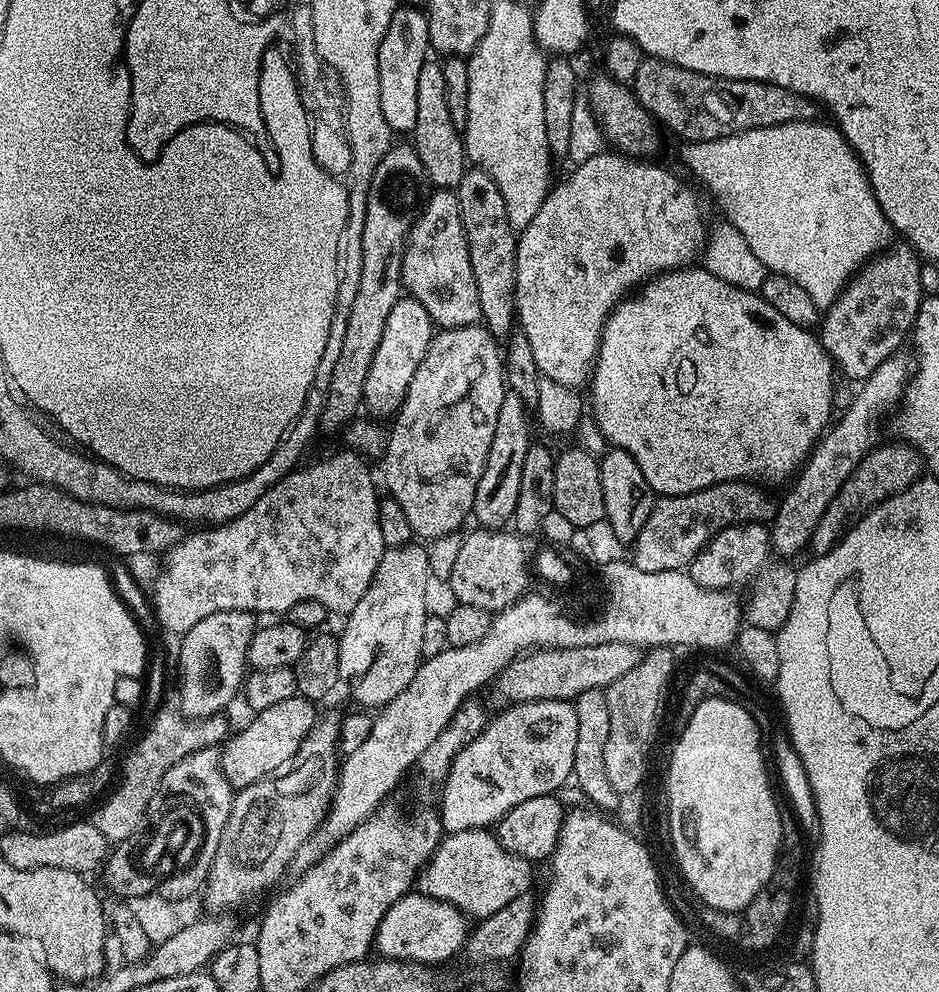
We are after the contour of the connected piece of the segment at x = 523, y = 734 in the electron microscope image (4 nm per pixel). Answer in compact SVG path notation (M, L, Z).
M527 700L524 704L508 706L505 712L500 712L496 717L489 719L481 728L480 733L472 739L460 753L457 754L450 770L448 777L444 780L440 796L440 808L438 807L438 815L443 831L445 833L457 832L458 830L470 830L471 828L487 828L491 829L500 819L509 812L514 806L518 806L518 802L526 802L529 798L538 798L539 796L551 796L559 793L560 787L564 783L569 783L572 775L572 767L574 766L574 745L578 743L578 714L575 707L572 706L550 706L546 700Z

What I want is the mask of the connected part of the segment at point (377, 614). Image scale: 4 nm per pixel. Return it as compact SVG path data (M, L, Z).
M423 543L403 544L401 548L385 548L378 562L378 570L374 570L374 578L362 594L358 606L347 613L344 633L339 633L340 649L338 650L338 666L341 681L348 683L348 692L360 704L371 710L379 710L389 704L406 686L410 686L410 678L420 669L425 659L422 654L422 629L426 626L426 618L430 615L428 608L428 550Z

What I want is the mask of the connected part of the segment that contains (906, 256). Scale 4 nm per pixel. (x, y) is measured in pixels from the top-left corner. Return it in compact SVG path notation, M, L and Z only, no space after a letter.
M896 243L873 256L848 280L818 324L820 344L826 354L830 354L832 363L843 375L845 372L855 382L863 382L886 358L897 355L900 343L909 339L912 323L916 321L922 299L922 260L911 244Z

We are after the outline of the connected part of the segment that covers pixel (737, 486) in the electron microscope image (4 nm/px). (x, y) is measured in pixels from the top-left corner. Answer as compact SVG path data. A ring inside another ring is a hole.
M747 479L731 480L690 494L660 496L652 505L646 526L638 530L638 538L630 545L632 563L638 566L638 570L678 572L687 569L697 554L722 530L735 524L771 521L776 515L776 504L759 486L759 483Z

